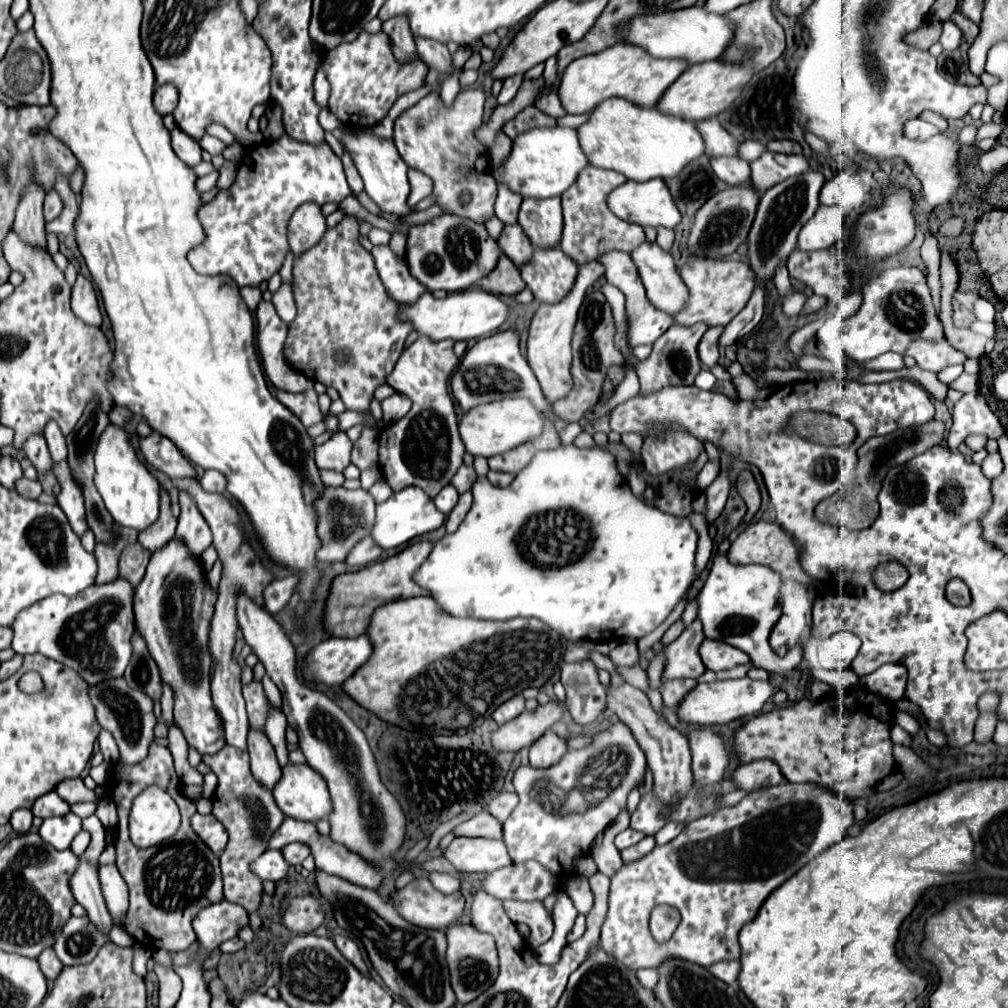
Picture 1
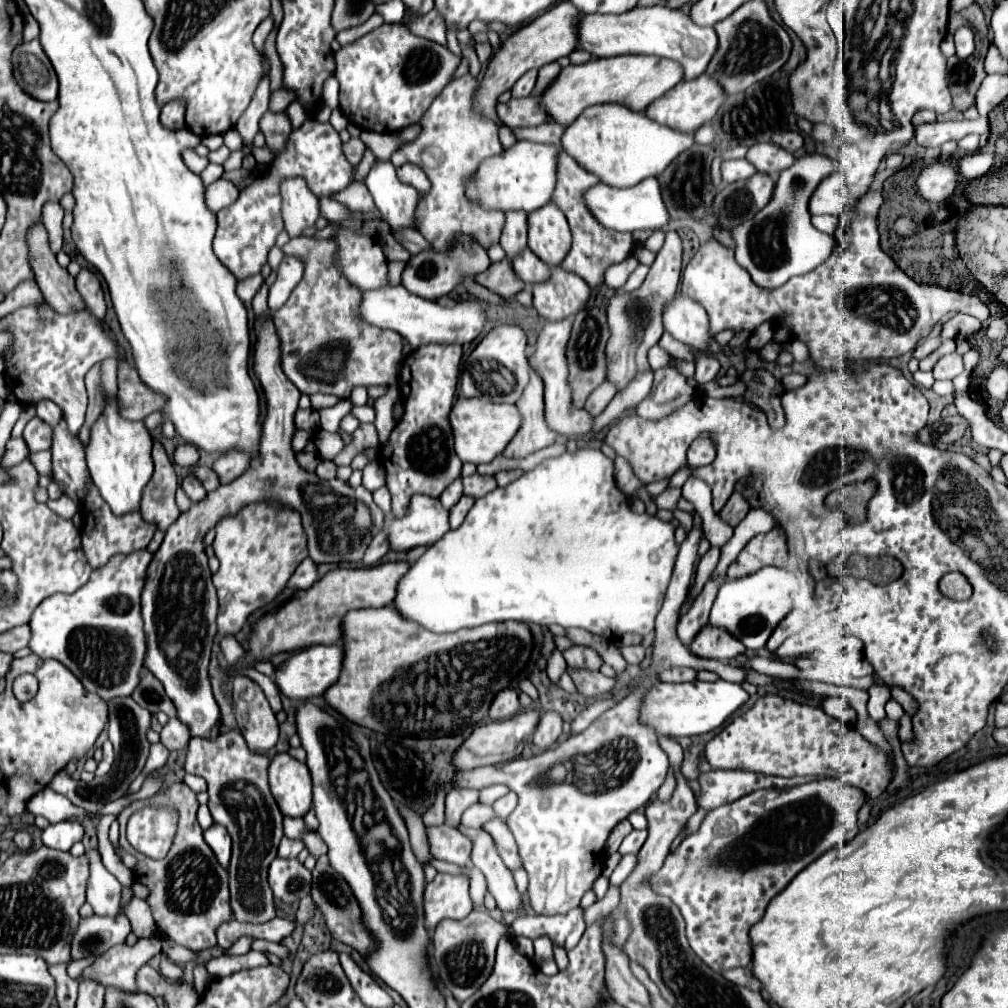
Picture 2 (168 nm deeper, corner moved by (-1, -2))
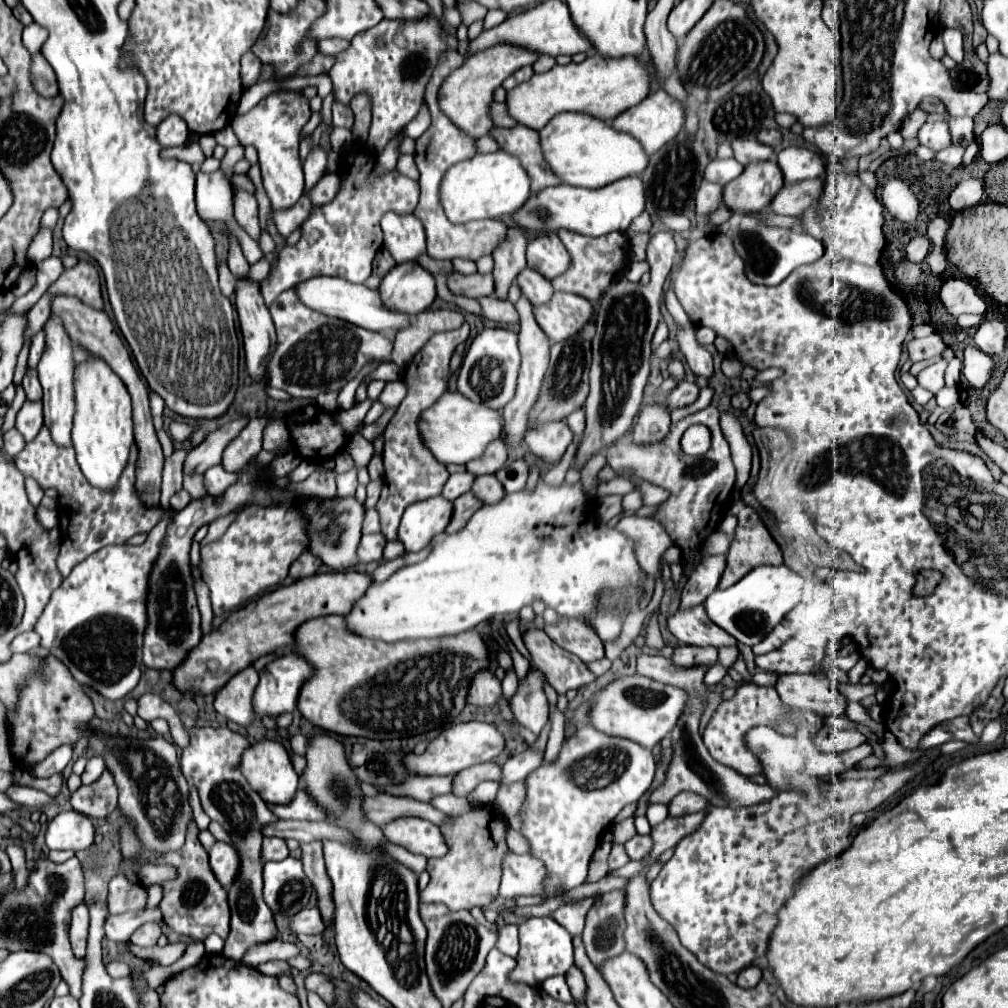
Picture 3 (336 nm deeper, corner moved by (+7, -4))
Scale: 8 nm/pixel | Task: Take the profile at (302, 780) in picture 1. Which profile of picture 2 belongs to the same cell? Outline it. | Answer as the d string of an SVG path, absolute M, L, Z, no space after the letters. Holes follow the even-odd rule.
M282 752L270 760L268 784L284 816L304 816L312 806L312 778L304 762Z

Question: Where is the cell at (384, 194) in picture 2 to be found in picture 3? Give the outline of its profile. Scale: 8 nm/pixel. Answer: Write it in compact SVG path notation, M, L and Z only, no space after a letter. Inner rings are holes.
M386 212L380 220L384 232L384 246L390 250L396 262L414 262L424 254L424 226L414 214Z

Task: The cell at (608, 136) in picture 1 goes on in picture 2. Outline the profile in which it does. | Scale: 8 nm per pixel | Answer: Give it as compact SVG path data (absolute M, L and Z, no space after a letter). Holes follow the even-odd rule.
M598 104L586 108L562 134L562 148L584 168L590 170L594 176L600 178L600 182L626 188L634 186L640 180L648 176L658 176L666 170L666 166L684 150L688 150L694 144L694 138L690 134L682 134L678 130L666 128L658 122L652 122L644 112L632 112L626 106L620 104Z

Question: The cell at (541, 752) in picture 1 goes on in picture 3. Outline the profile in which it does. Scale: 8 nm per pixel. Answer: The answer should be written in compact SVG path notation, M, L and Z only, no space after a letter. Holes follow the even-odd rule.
M528 672L526 680L518 686L518 692L510 700L514 718L534 734L540 734L548 722L548 700L542 690L542 682L542 672Z

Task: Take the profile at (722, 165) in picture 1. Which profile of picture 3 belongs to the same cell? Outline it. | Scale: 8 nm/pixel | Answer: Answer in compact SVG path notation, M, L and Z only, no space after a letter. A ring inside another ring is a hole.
M730 158L730 160L712 160L708 166L706 166L706 180L710 182L716 182L716 184L728 184L730 180L734 180L736 176L740 176L744 170L742 164L738 164L738 160Z

